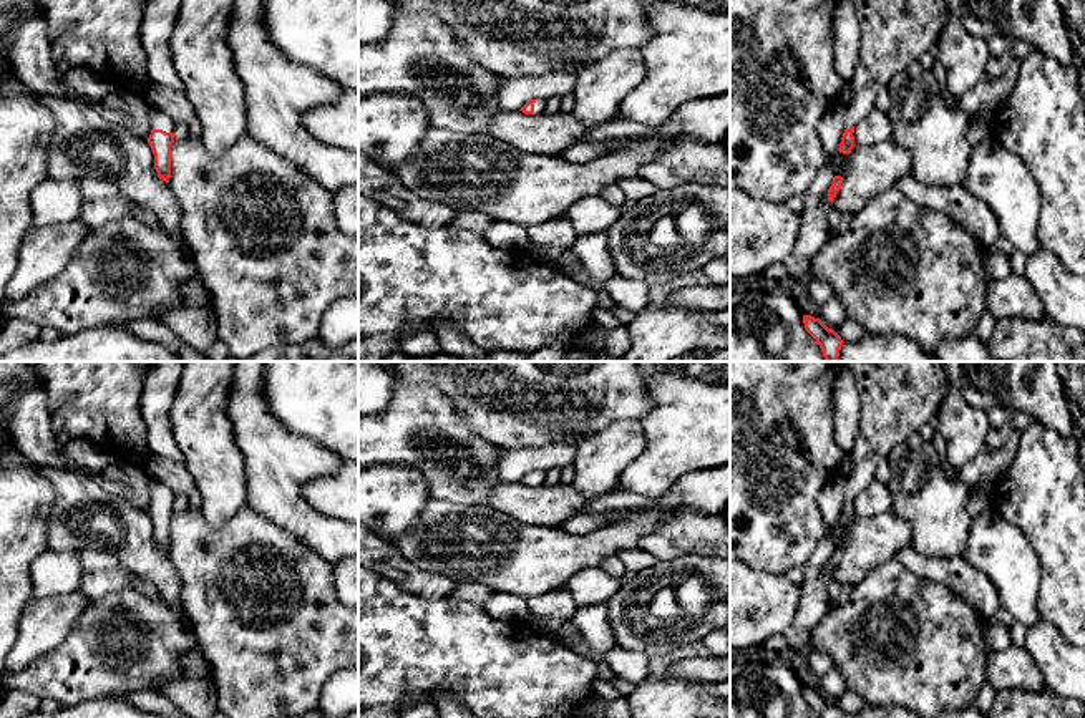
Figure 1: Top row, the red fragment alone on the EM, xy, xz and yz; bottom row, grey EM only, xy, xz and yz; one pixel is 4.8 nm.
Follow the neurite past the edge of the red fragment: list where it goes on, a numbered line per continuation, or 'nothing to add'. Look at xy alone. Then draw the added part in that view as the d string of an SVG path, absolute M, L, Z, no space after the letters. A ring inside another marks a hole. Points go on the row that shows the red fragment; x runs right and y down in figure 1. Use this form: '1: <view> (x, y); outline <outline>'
1: xy (160, 120); outline M148 83L123 85L121 91L144 101L149 106L151 129L163 129L166 133L174 133L174 121L166 113L159 111L148 101L146 93L149 86L151 85Z

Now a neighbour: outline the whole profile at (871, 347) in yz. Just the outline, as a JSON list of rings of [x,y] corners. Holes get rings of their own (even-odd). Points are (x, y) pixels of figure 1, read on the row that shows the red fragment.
[[[869,335],[856,342],[844,342],[838,361],[939,361],[916,342],[903,335]]]

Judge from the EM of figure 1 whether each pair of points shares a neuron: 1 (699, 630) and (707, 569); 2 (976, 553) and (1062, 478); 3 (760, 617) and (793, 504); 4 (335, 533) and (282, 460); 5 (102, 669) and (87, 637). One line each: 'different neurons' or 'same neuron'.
1: same neuron
2: different neurons
3: different neurons
4: same neuron
5: same neuron

